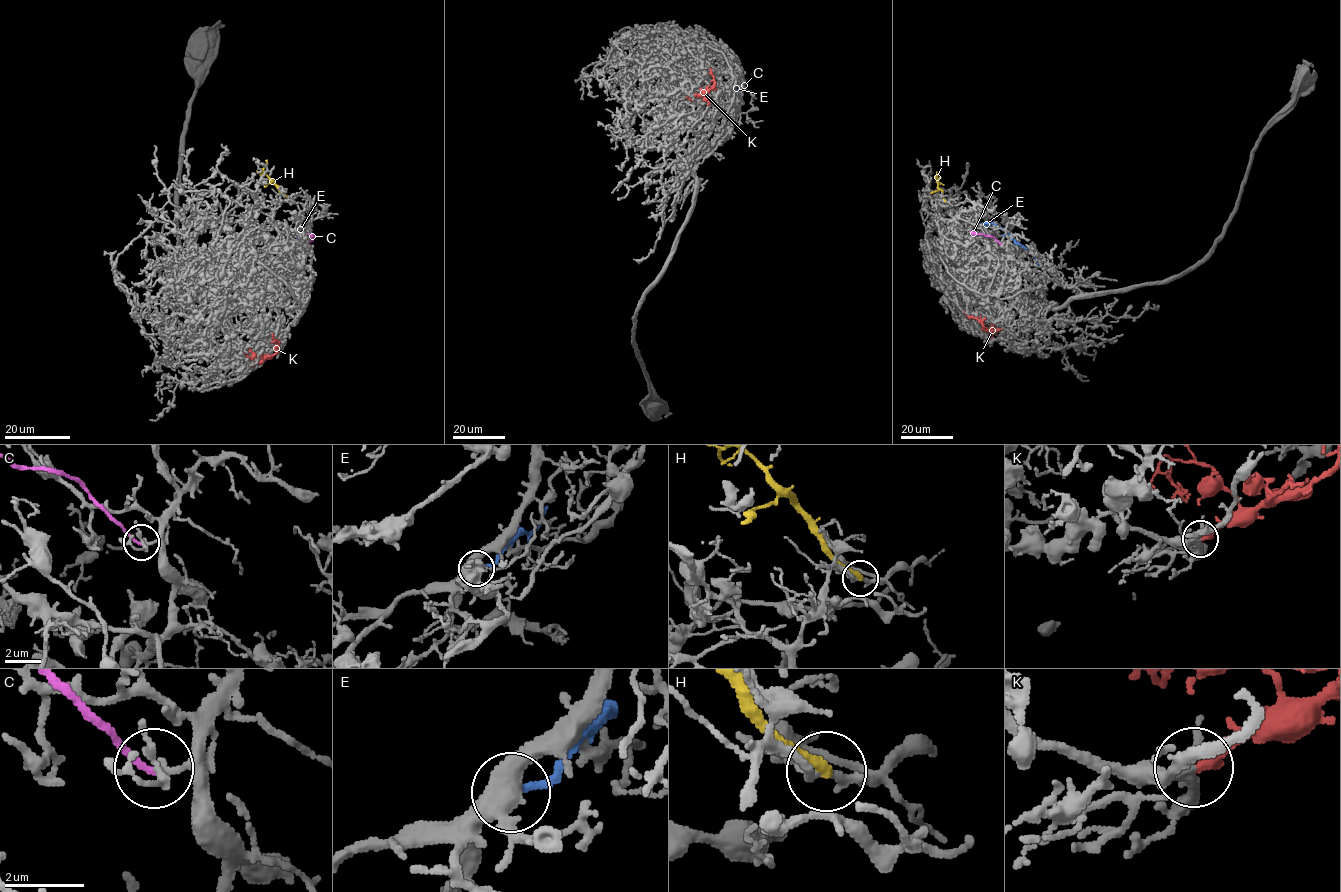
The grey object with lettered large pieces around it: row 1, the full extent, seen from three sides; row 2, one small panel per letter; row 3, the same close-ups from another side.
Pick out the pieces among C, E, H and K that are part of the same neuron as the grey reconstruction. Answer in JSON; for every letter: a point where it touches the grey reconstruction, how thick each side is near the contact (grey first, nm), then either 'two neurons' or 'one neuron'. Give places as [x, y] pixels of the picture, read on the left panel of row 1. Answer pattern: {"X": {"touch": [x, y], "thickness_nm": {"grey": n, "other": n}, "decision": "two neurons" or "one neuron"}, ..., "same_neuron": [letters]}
{"C": {"touch": [307, 253], "thickness_nm": {"grey": 150, "other": 190}, "decision": "two neurons"}, "E": {"touch": [270, 277], "thickness_nm": {"grey": 400, "other": 200}, "decision": "two neurons"}, "H": {"touch": [286, 196], "thickness_nm": {"grey": 160, "other": 240}, "decision": "two neurons"}, "K": {"touch": [252, 366], "thickness_nm": {"grey": 140, "other": 280}, "decision": "one neuron"}, "same_neuron": ["K"]}

